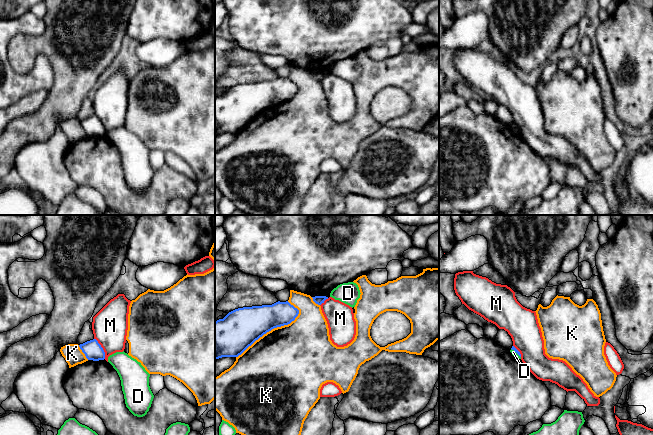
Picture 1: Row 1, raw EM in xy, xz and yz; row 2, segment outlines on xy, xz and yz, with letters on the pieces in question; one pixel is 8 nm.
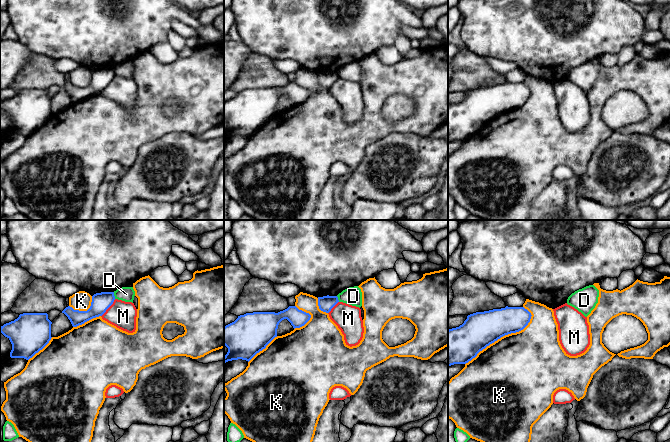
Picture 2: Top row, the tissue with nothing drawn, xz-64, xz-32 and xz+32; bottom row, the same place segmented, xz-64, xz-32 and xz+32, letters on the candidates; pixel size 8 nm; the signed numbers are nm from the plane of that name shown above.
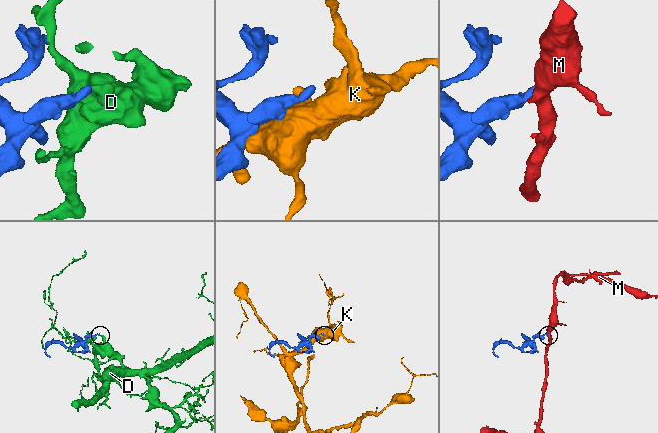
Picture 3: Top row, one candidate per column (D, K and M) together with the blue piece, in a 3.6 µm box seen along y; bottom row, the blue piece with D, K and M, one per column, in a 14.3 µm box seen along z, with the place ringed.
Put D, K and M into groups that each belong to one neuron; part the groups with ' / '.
D / K / M

